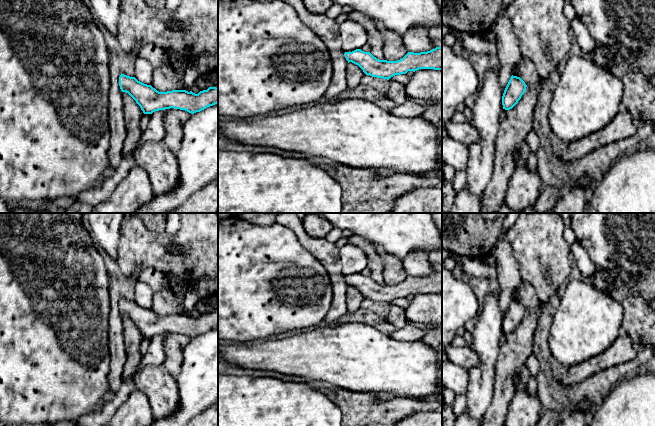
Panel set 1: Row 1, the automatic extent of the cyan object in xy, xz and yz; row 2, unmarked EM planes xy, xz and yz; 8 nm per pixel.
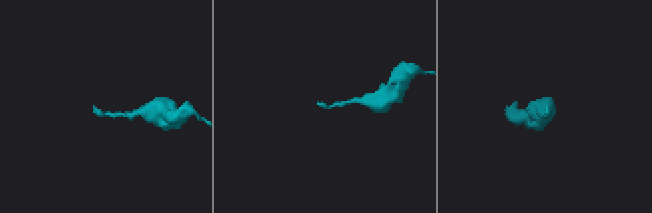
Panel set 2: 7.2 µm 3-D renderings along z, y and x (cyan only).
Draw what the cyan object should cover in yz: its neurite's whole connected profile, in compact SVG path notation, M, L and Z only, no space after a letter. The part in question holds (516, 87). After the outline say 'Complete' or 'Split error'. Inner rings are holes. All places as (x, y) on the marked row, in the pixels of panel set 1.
M512 75L502 96L503 109L512 109L525 93L526 87L527 85L520 77Z. Complete

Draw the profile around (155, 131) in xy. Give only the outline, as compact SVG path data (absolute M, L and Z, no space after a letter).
M164 110L155 111L150 114L150 122L142 132L138 145L148 141L163 141L165 135Z

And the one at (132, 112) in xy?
M122 92L124 103L124 122L126 124L126 138L122 148L122 155L131 155L140 141L142 130L140 128L140 120L143 111L136 101L126 92Z

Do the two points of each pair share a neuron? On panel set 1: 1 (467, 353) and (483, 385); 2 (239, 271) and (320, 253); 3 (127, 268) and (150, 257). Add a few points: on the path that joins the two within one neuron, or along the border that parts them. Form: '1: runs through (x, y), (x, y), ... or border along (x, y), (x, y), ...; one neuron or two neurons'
1: border along (470, 347), (477, 355), (478, 363), (467, 369); two neurons
2: border along (297, 238), (321, 263), (327, 274); two neurons
3: runs through (132, 262), (137, 257), (144, 257); one neuron

